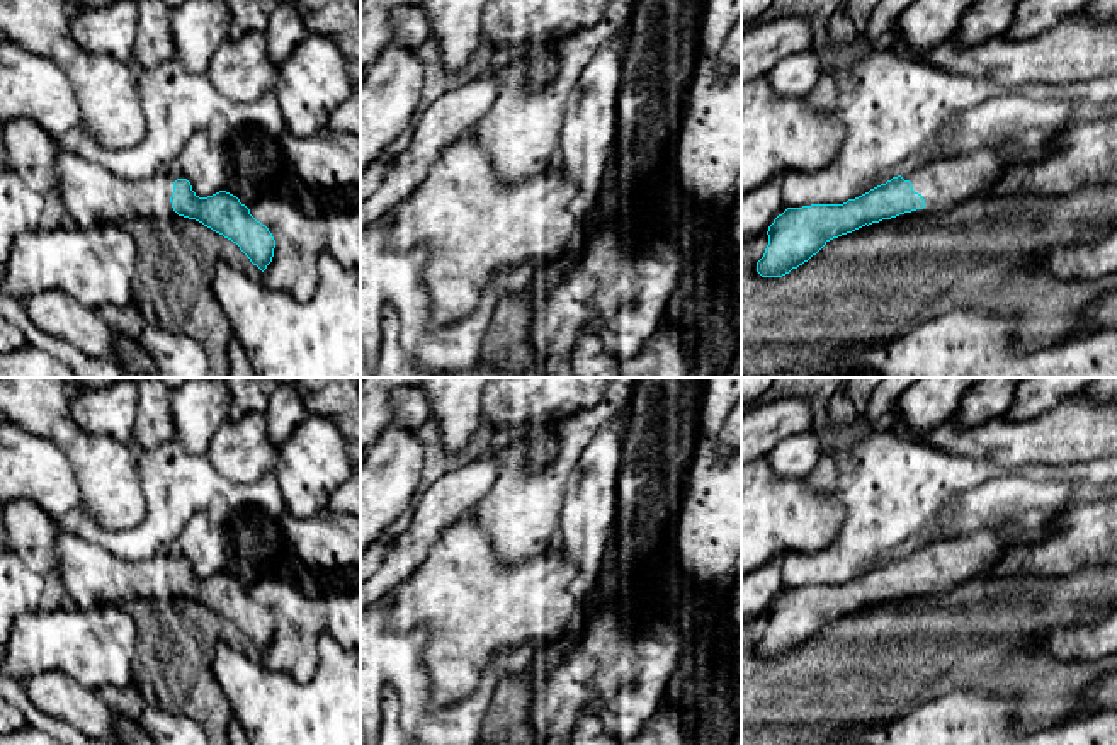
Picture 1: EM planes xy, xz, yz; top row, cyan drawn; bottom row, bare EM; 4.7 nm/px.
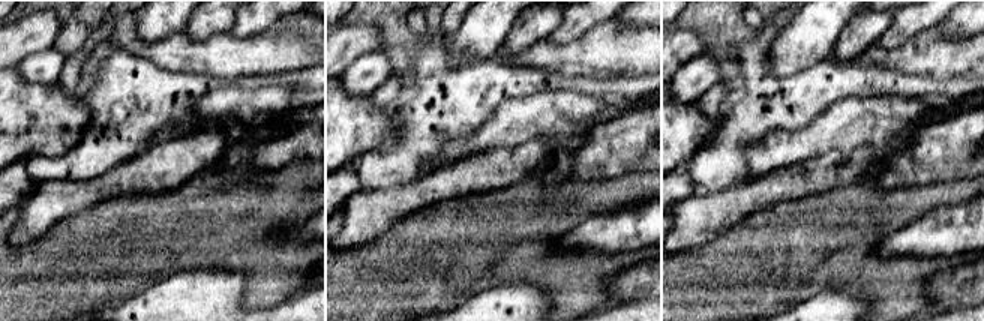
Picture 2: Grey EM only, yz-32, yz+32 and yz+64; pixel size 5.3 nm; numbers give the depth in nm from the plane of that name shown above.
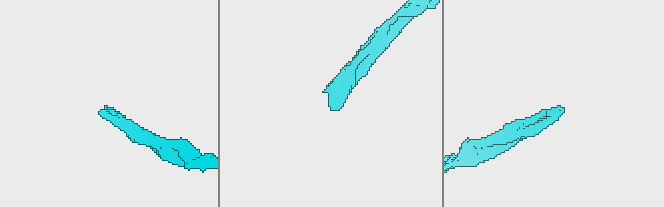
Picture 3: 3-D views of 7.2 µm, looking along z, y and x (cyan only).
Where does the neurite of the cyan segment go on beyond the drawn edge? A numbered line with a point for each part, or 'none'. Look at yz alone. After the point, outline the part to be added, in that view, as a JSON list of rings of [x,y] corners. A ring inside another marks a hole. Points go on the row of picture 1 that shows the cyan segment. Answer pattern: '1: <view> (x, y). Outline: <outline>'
1: yz (946, 182). Outline: [[[989,148],[957,158],[937,158],[901,173],[921,194],[925,208],[884,221],[944,214],[972,196],[998,187],[1010,175],[1010,155]]]

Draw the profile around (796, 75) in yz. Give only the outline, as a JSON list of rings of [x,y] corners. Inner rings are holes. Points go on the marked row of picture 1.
[[[804,51],[779,61],[767,78],[777,97],[806,97],[821,75],[823,70],[816,54]]]

